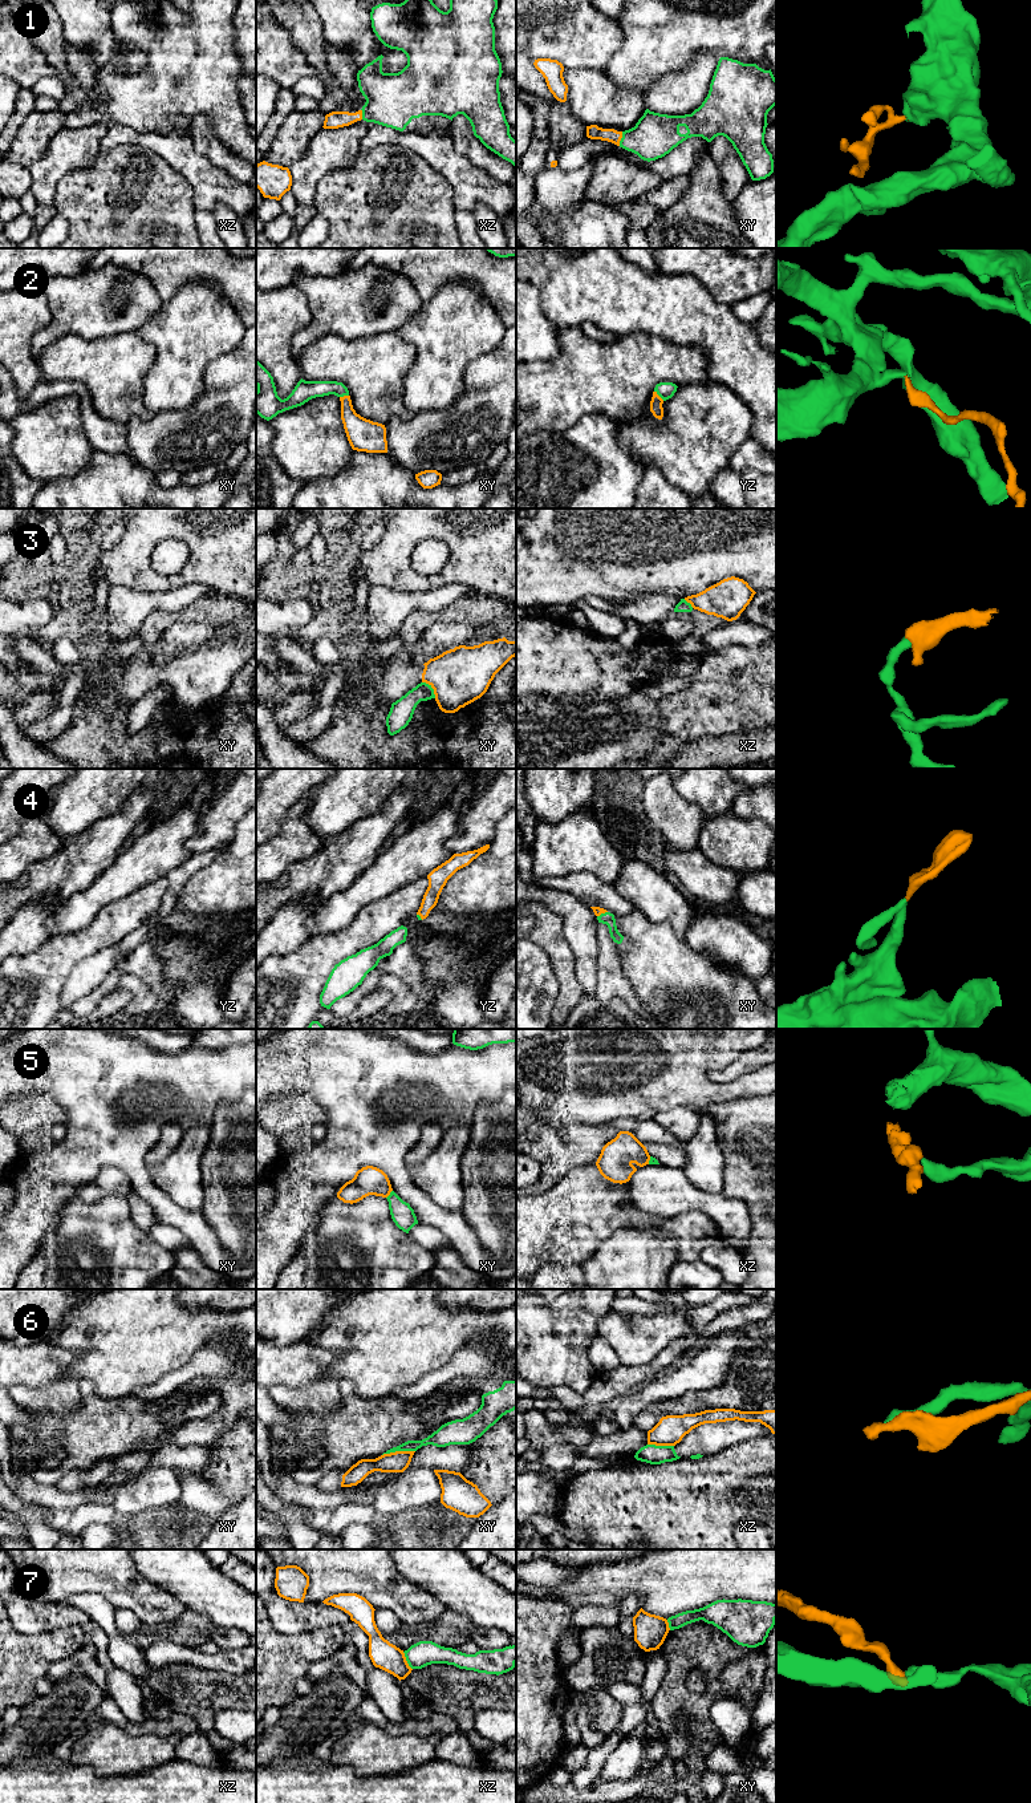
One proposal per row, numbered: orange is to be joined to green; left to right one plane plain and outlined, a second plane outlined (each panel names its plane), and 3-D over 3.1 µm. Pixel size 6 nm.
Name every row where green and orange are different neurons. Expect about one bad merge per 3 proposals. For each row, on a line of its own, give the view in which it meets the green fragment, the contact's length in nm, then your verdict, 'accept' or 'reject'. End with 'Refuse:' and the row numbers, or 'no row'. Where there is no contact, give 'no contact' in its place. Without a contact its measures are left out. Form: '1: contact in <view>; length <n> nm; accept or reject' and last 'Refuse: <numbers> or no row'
1: contact in xy; length 90 nm; accept
2: contact in yz; length 90 nm; accept
3: contact in xy; length 130 nm; reject
4: contact in xy; length 70 nm; accept
5: contact in xy; length 70 nm; reject
6: contact in xy; length 200 nm; accept
7: contact in xz; length 130 nm; reject
Refuse: 3, 5, 7

